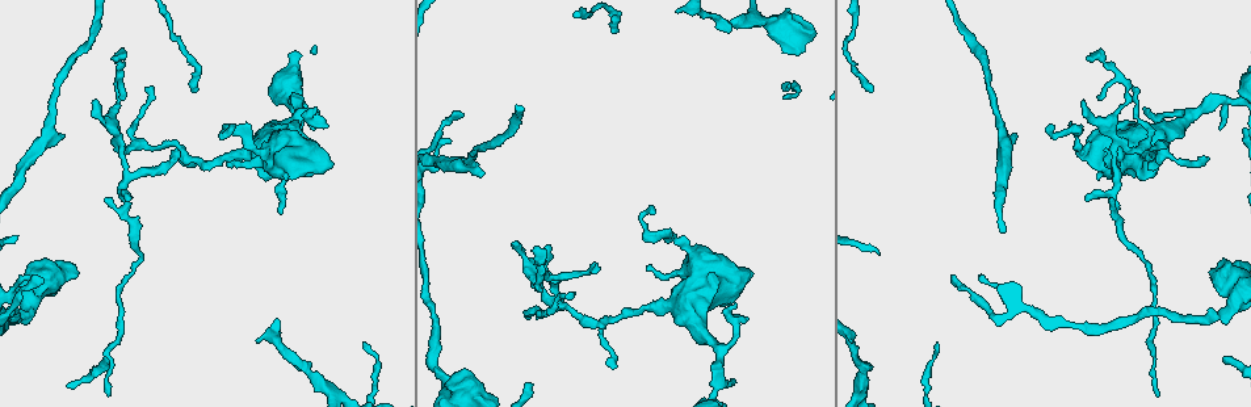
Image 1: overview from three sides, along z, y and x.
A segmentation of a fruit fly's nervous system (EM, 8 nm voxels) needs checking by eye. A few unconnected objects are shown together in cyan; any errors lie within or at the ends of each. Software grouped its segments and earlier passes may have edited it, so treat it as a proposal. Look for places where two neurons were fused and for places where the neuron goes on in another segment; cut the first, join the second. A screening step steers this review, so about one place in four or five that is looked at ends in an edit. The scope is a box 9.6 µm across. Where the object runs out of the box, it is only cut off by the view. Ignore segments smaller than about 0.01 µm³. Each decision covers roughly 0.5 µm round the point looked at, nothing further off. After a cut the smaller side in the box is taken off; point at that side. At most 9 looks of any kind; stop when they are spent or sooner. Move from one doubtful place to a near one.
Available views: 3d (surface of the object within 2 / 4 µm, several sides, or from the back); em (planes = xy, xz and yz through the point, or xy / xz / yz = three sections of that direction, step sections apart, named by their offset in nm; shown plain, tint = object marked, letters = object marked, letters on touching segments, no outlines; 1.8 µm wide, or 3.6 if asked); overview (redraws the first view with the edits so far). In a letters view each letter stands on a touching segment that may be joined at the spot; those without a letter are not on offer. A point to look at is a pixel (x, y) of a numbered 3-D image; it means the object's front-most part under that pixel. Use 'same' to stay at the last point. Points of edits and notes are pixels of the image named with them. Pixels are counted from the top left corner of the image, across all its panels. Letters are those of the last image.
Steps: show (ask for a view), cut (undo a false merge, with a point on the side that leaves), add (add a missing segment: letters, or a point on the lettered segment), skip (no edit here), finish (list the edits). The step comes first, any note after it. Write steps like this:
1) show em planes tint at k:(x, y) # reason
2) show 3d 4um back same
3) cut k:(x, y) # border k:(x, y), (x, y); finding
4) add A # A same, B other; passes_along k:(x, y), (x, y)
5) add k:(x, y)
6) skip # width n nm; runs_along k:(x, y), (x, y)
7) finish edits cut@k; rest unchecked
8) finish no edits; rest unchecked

show em yz step 16 letters at 1:(1078, 136) # abrupt turn

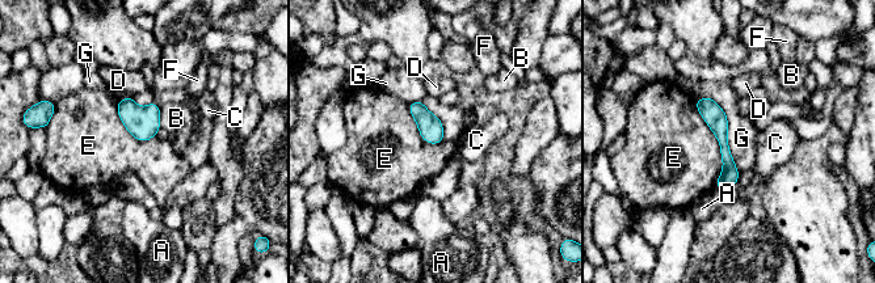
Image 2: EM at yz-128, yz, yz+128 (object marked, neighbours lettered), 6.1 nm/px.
show em planes letters same # cut it another way

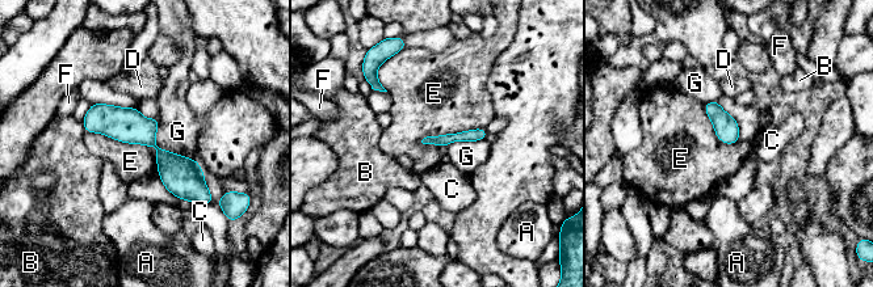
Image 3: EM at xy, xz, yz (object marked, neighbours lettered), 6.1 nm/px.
skip # width 70 nm; A other, B other, C other, D other, E other, F other, G other; border 3:(485, 127), (427, 135), (420, 142); one neuron here

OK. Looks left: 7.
show em planes tint at 1:(123, 56) # thin end

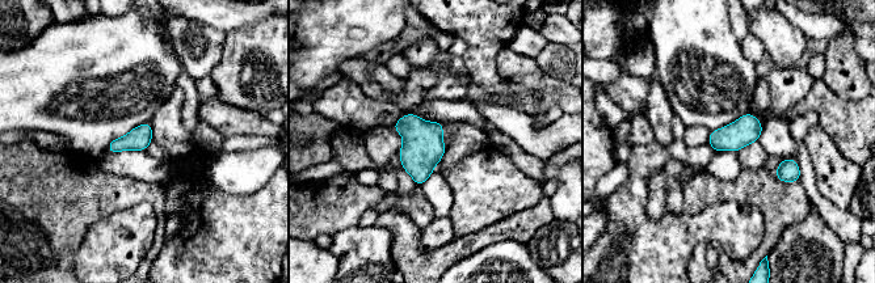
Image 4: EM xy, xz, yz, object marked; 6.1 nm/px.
show em planes letters same

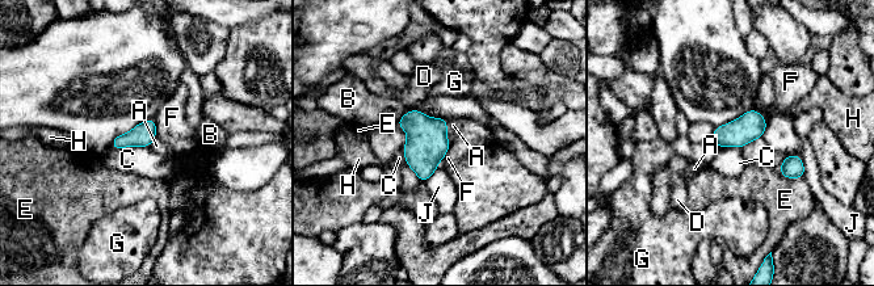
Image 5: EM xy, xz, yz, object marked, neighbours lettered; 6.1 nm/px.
skip # width 140 nm; A other, B other, C other, D other, E other, F other, G other, H other, J other; border 5:(446, 121), (446, 138), (450, 142); none of them fits

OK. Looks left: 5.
show 3d 2um at 1:(601, 321) # abrupt turn

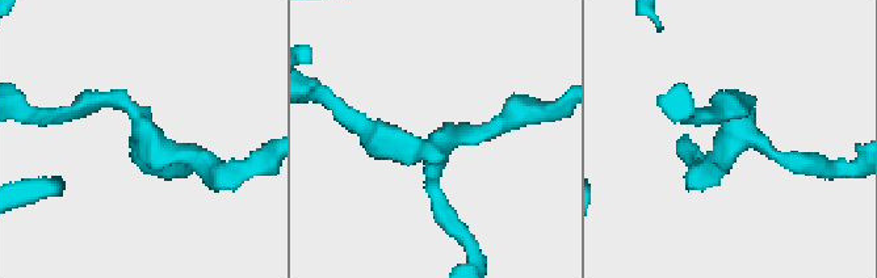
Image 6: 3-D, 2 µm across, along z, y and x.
show em yz step 8 tint at 6:(435, 143) # need the tissue

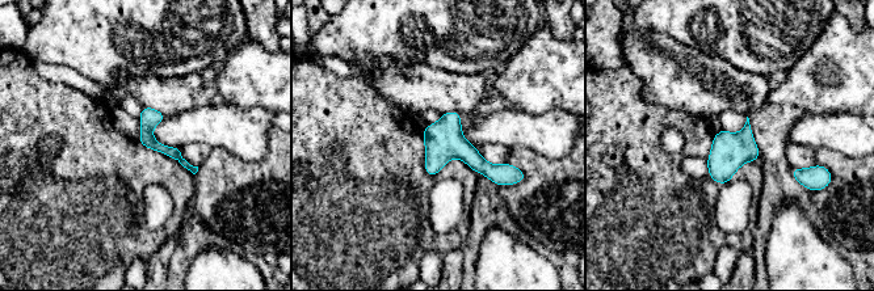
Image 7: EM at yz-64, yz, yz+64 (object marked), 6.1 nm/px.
show em planes letters same # cut it another way

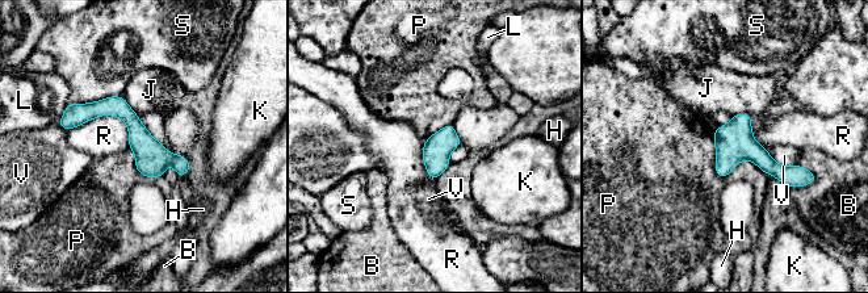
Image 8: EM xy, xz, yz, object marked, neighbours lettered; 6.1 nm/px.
skip # longest_contact P 420 nm; B other, H other, J other, K other, L other, P other, R other, S other, V other; runs_along 8:(67, 118), (120, 109), (185, 168); continuous, no second neuron

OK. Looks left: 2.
show 3d 2um at 1:(482, 171) # free end

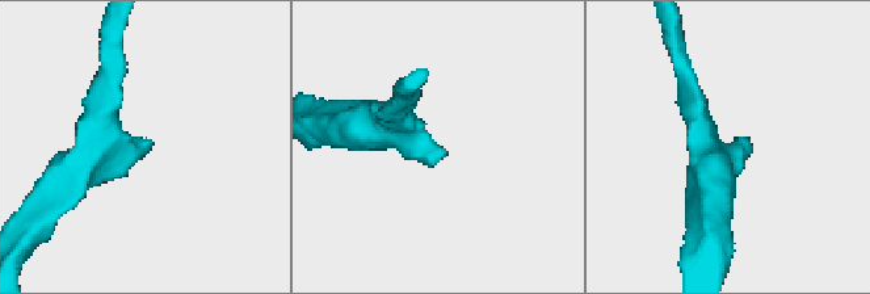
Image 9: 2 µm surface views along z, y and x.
show em planes letters at 9:(739, 145)

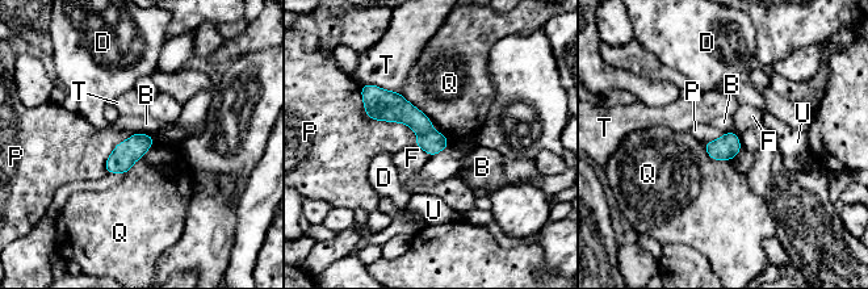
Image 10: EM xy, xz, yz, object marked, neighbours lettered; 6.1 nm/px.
skip # B other, D other, F other, P other, Q other, T other, U other; none of them fits

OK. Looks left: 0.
finish no edits; rest unchecked

